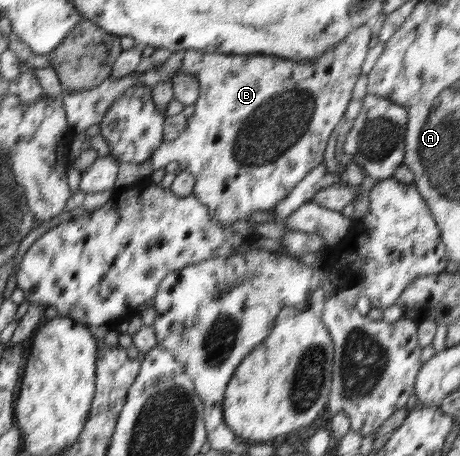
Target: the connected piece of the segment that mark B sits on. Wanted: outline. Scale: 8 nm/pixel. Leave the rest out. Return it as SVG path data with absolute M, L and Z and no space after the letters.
M376 17L350 32L342 42L322 57L312 62L296 62L285 58L276 58L269 54L224 54L218 52L196 52L184 49L172 53L170 58L155 70L142 74L132 73L120 79L106 78L98 87L65 93L63 109L68 125L76 132L83 132L90 126L98 126L105 113L134 84L142 84L148 89L156 84L171 81L174 75L194 75L199 83L199 97L196 111L187 119L185 131L175 140L163 141L149 159L153 171L166 167L171 161L177 161L179 167L191 173L195 179L193 195L208 208L209 214L219 224L232 224L246 220L250 213L258 210L271 210L298 185L314 167L324 163L324 150L346 112L353 88L361 75L368 44L373 38L371 30Z

